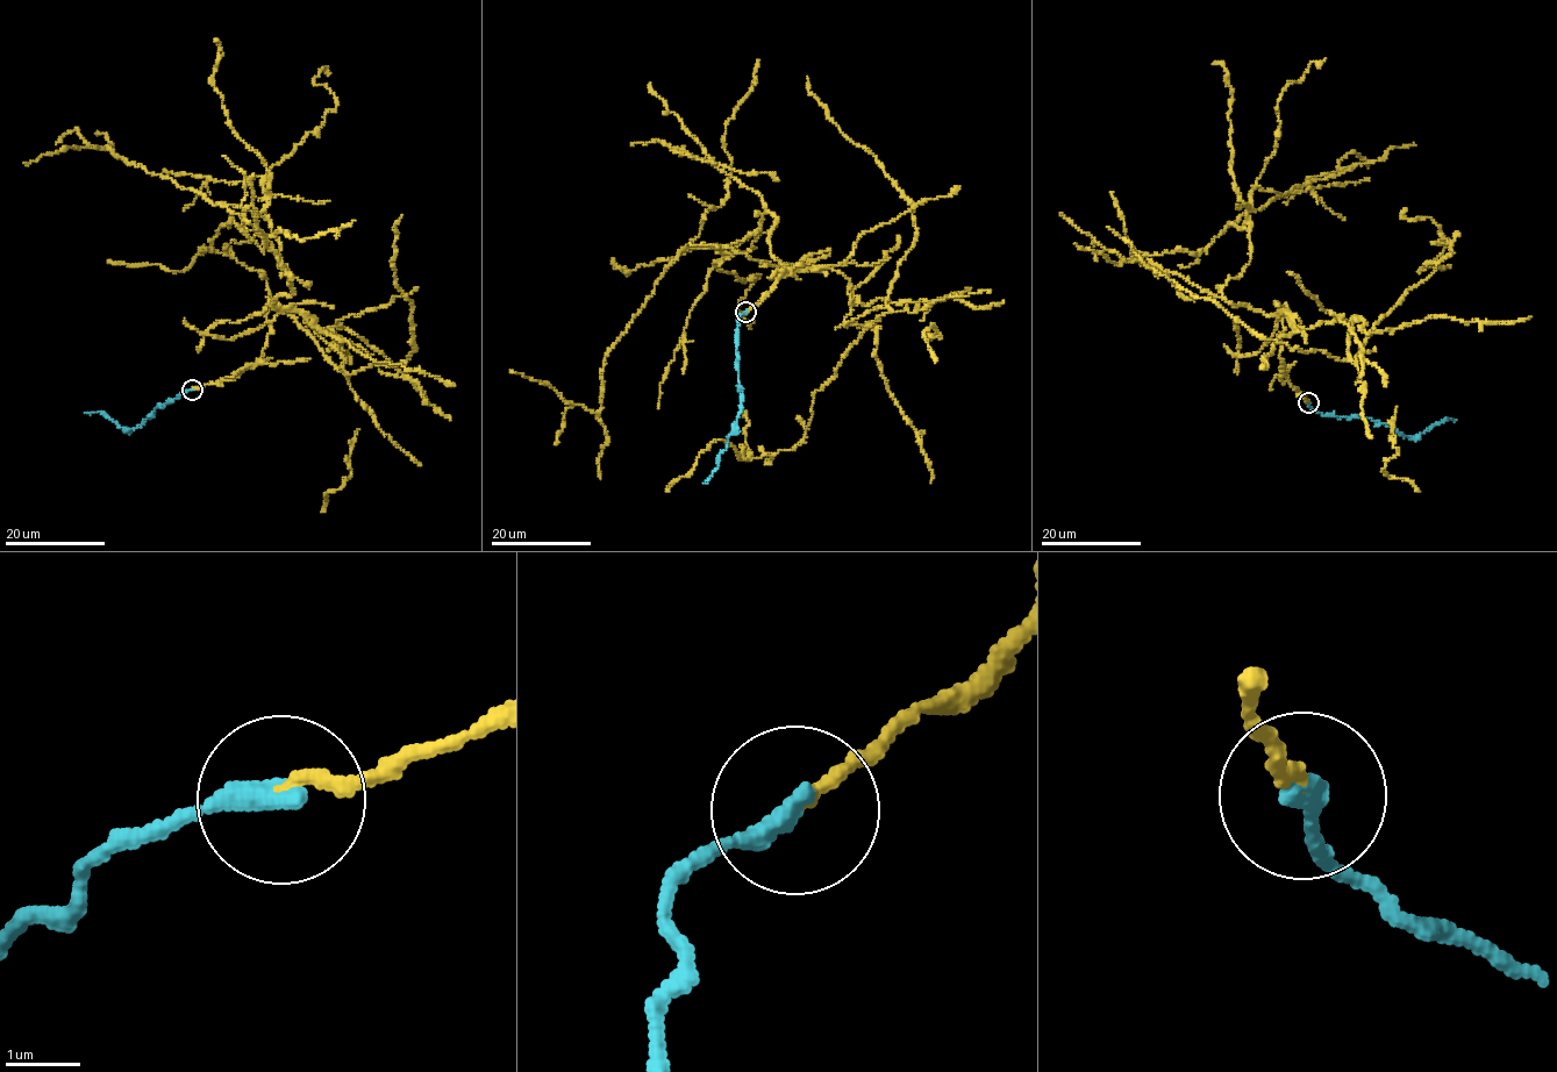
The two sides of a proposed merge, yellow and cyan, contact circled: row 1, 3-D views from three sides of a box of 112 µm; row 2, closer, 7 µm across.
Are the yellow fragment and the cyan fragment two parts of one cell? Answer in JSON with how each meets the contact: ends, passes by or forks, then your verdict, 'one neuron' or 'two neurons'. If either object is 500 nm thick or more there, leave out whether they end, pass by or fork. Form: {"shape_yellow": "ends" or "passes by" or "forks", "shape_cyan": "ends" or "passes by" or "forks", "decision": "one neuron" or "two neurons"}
{"shape_yellow": "ends", "shape_cyan": "ends", "decision": "two neurons"}

